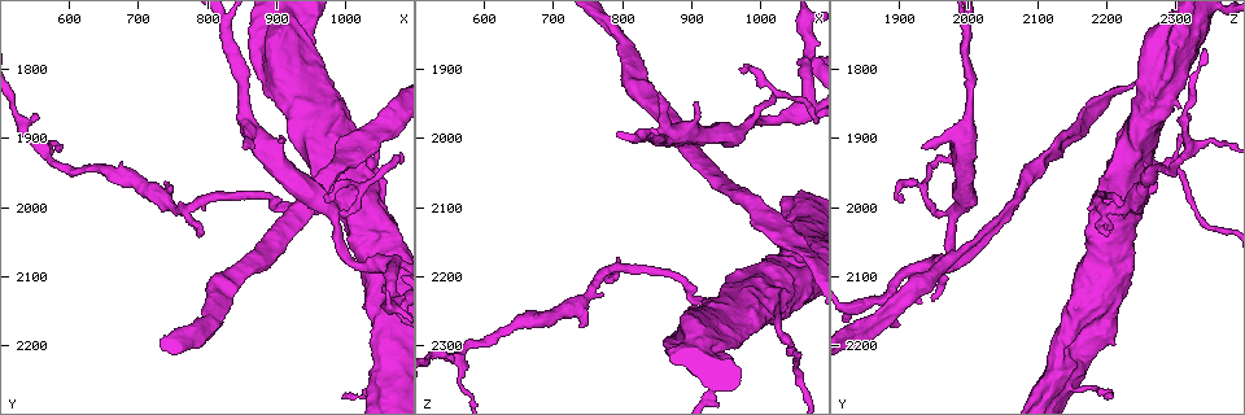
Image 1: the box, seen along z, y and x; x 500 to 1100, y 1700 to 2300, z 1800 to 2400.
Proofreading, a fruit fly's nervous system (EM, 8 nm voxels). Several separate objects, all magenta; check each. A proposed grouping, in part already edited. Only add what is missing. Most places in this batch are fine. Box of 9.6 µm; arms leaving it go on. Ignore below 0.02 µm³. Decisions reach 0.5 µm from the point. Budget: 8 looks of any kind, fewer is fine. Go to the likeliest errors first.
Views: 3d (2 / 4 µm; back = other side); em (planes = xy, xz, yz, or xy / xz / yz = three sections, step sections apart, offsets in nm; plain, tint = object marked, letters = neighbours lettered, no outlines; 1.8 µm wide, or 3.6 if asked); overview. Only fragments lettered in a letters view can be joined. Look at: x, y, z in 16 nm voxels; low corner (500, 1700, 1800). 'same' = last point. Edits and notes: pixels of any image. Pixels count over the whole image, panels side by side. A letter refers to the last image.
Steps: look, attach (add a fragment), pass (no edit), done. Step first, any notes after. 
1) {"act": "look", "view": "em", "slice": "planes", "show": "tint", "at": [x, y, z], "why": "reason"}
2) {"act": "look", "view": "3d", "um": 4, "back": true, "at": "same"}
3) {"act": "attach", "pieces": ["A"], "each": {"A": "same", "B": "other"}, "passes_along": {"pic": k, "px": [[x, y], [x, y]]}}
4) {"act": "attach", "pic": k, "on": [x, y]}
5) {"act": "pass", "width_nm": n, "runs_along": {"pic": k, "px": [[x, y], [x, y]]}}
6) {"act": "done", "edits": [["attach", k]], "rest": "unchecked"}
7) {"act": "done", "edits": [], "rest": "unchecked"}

{"act": "look", "view": "em", "slice": "xz", "step": 4, "show": "letters", "at": [795, 2030, 2200], "why": "an open end"}

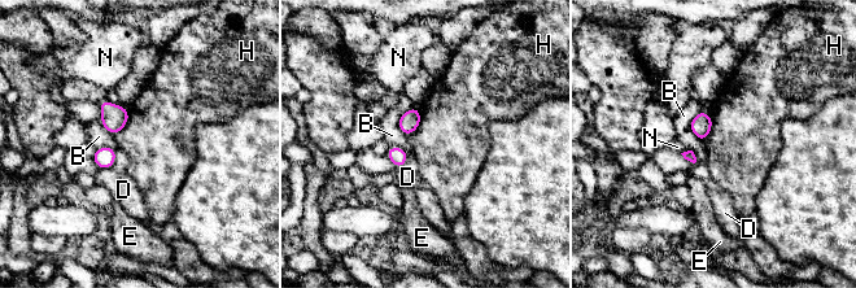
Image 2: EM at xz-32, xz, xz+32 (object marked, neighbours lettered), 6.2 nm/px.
{"act": "look", "view": "em", "slice": "planes", "show": "letters", "at": "same", "why": "another direction"}

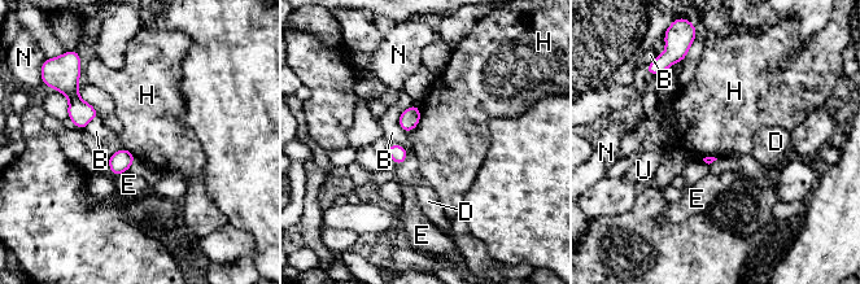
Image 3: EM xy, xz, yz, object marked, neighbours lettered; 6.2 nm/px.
{"act": "pass", "each": {"B": "other", "D": "other", "E": "other", "H": "other", "N": "other", "U": "other"}, "border": {"pic": 3, "px": [[420, 108], [420, 121], [407, 134]]}, "found": "none of them fits"}

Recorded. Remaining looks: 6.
{"act": "look", "view": "em", "slice": "planes", "show": "letters", "at": [1065, 1850, 2175], "why": "branch stops here"}

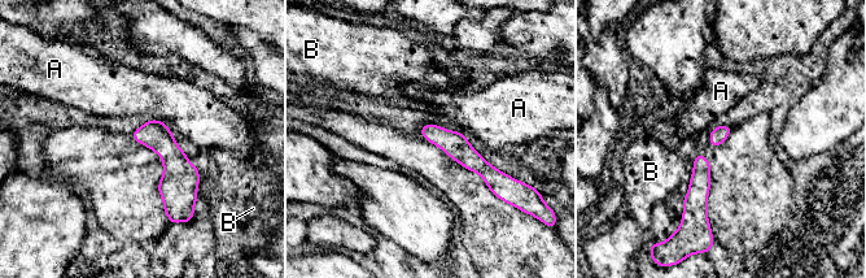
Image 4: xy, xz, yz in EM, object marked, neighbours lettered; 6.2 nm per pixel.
{"act": "pass", "each": {"A": "other", "B": "other"}, "border": {"pic": 4, "px": [[149, 118], [157, 118], [174, 134]]}, "found": "none of them fits"}

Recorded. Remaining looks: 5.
{"act": "look", "view": "3d", "um": 2, "at": [970, 1980, 1900], "why": "thin end"}

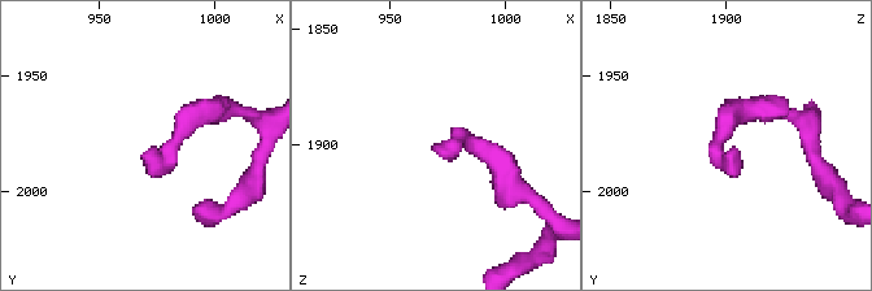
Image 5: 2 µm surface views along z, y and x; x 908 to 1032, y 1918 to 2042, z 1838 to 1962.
{"act": "look", "view": "em", "slice": "planes", "show": "plain", "at": [969, 1983, 1904]}

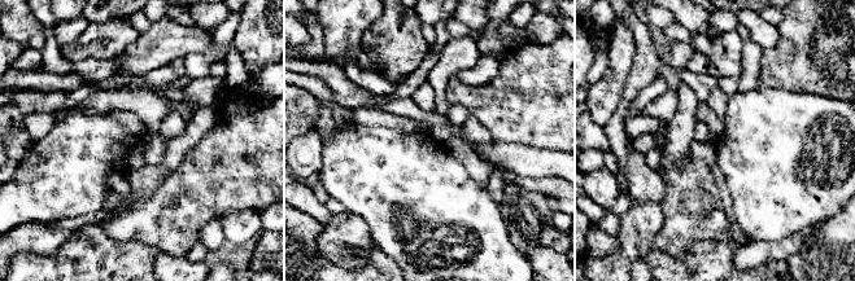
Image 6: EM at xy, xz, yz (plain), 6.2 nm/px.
{"act": "look", "view": "em", "slice": "planes", "show": "letters", "at": "same"}

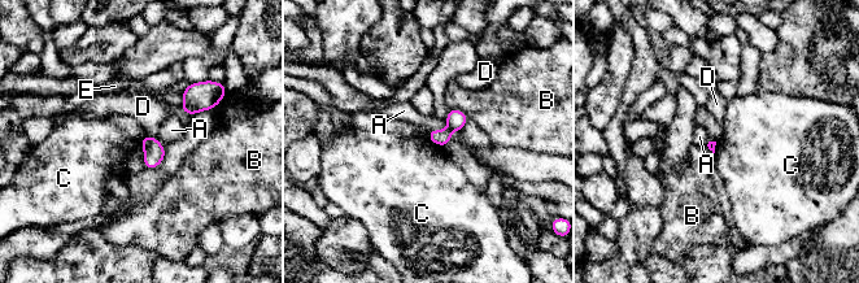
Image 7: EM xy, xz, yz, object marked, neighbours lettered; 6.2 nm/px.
{"act": "pass", "each": {"A": "other", "B": "other", "C": "other", "D": "other", "E": "other"}, "border": {"pic": 7, "px": [[140, 139], [145, 168]]}, "found": "none of them fits"}

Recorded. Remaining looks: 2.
{"act": "done", "edits": [], "rest": "unchecked"}

